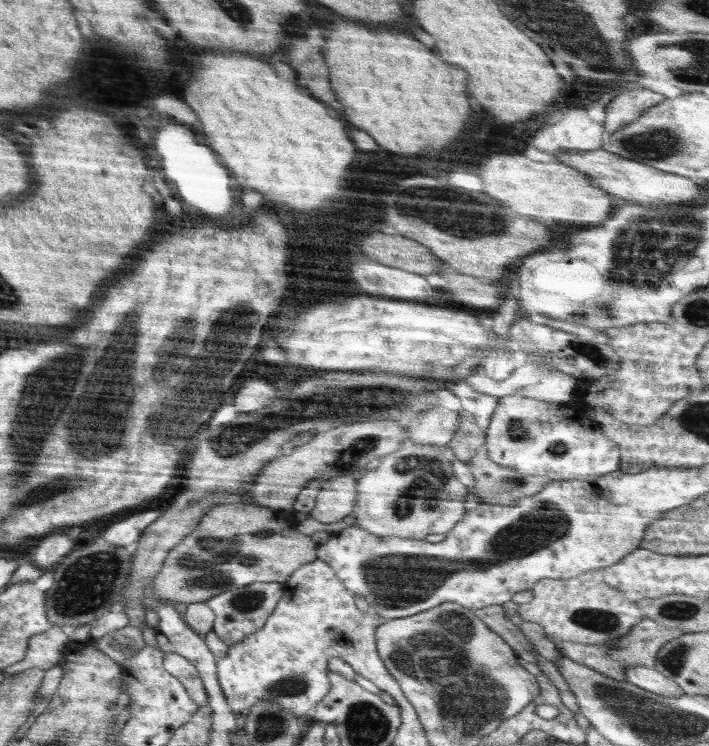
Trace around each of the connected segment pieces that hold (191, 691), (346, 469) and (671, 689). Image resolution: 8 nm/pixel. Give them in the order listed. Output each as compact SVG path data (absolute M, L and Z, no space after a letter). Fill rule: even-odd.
M170 652L163 653L165 654L163 667L184 685L190 698L194 699L199 707L206 704L207 692L200 680L197 668L183 656Z
M399 420L354 422L316 433L314 438L309 440L310 442L298 446L292 454L280 456L270 464L266 464L256 474L252 486L248 488L250 498L260 506L274 508L274 510L292 508L292 502L296 500L298 492L311 480L326 481L342 474L351 475L352 472L356 473L356 470L366 468L368 462L396 452L400 442L404 440L404 430L396 422ZM356 446L358 446L358 454L356 454Z
M635 666L625 668L625 680L657 695L679 697L685 692L668 677L660 674L655 667Z

